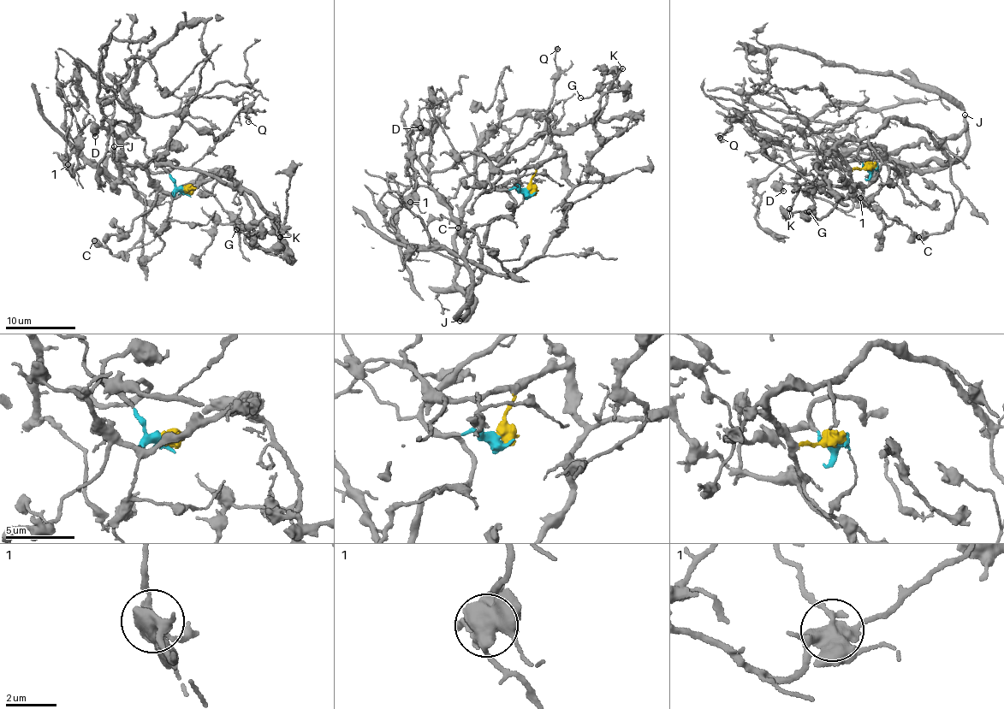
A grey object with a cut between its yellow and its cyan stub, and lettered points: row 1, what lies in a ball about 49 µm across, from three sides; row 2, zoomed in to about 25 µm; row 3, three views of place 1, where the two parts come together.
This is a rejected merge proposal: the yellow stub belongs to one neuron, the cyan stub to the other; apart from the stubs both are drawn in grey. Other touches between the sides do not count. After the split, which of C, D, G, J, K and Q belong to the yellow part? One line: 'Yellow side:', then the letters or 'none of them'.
Yellow side: C, D, G, K

